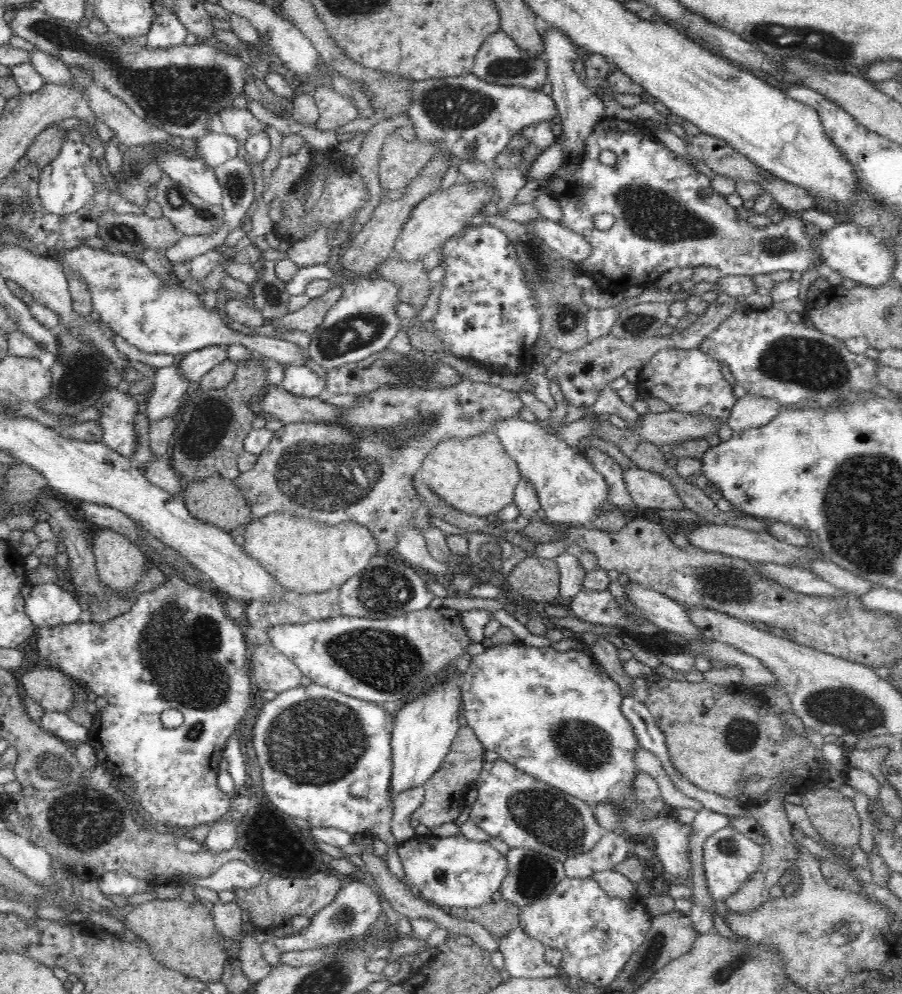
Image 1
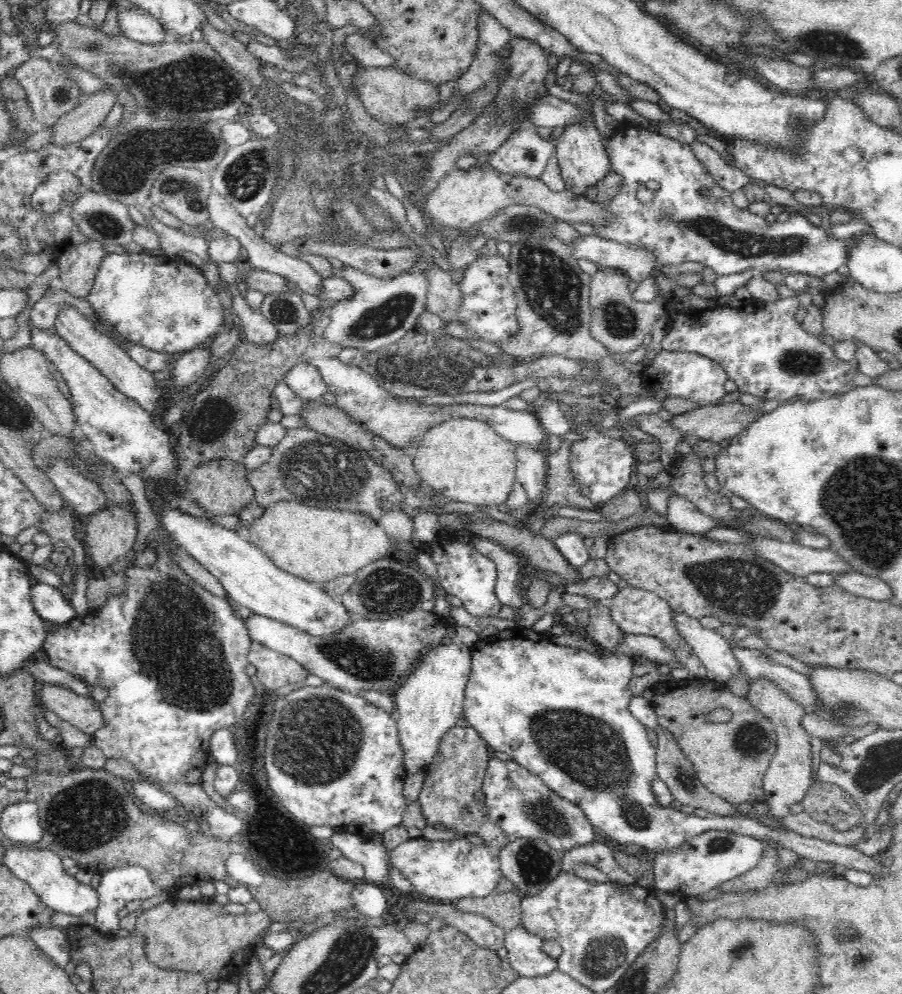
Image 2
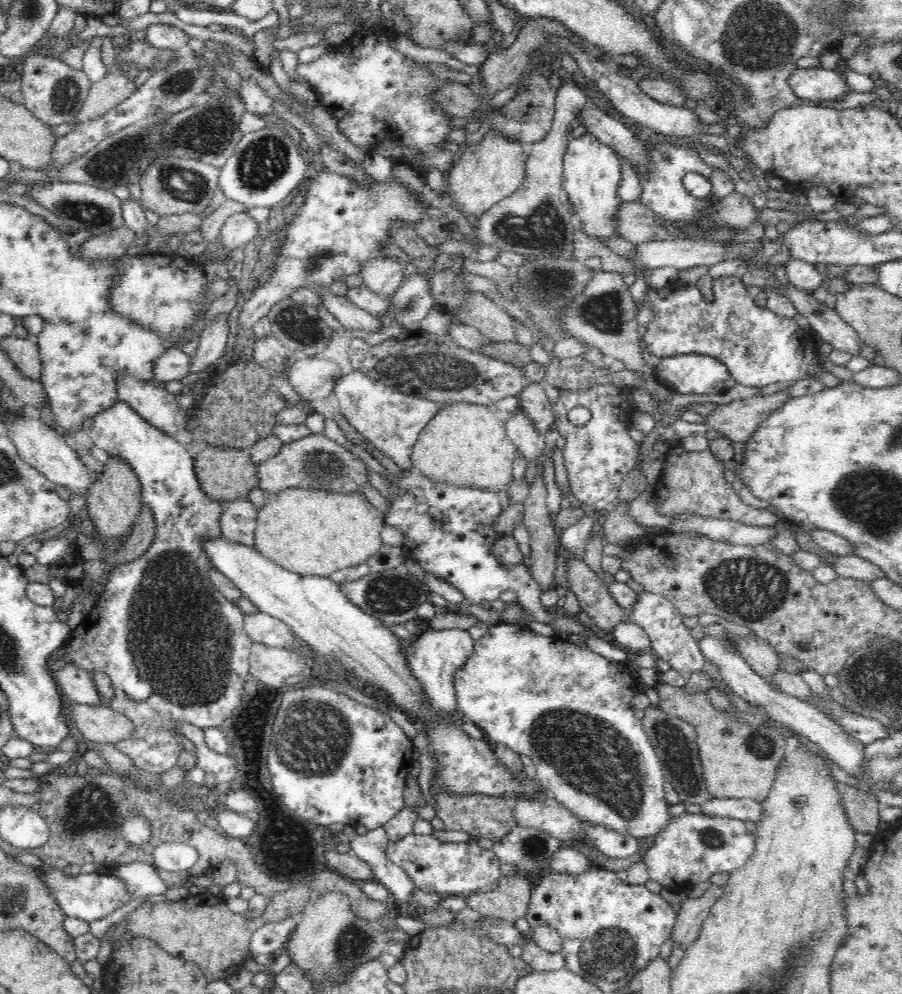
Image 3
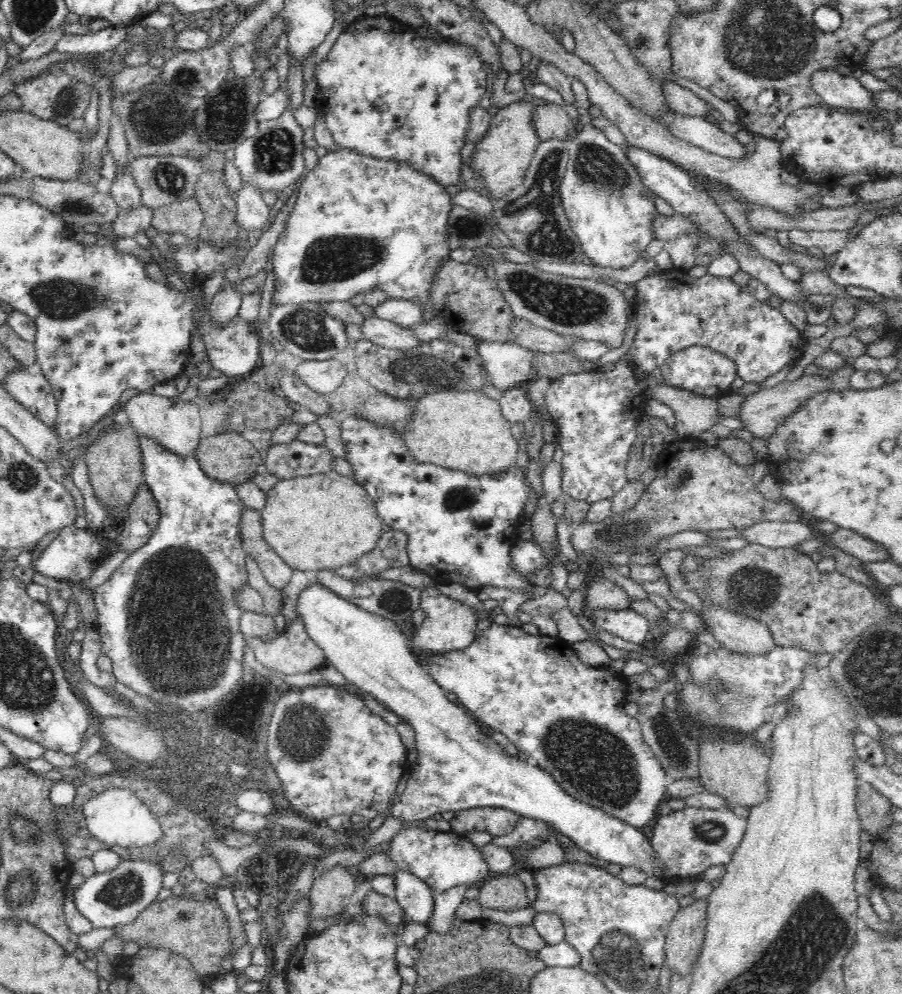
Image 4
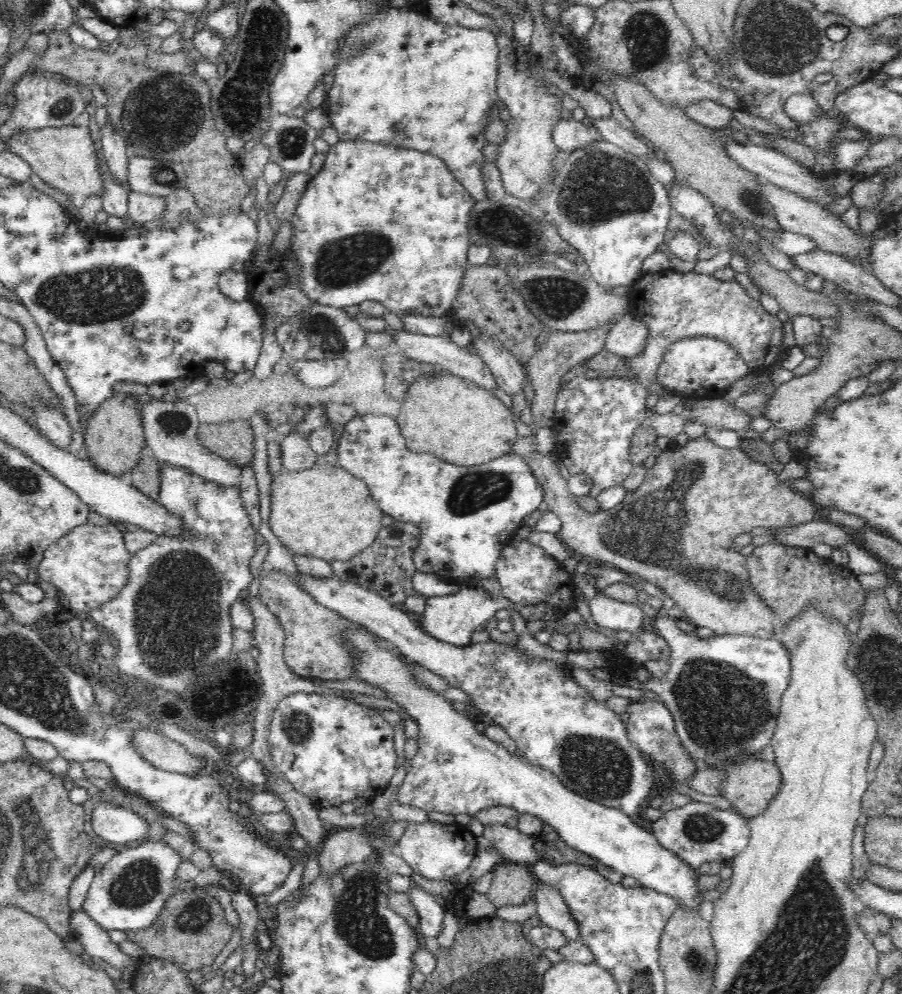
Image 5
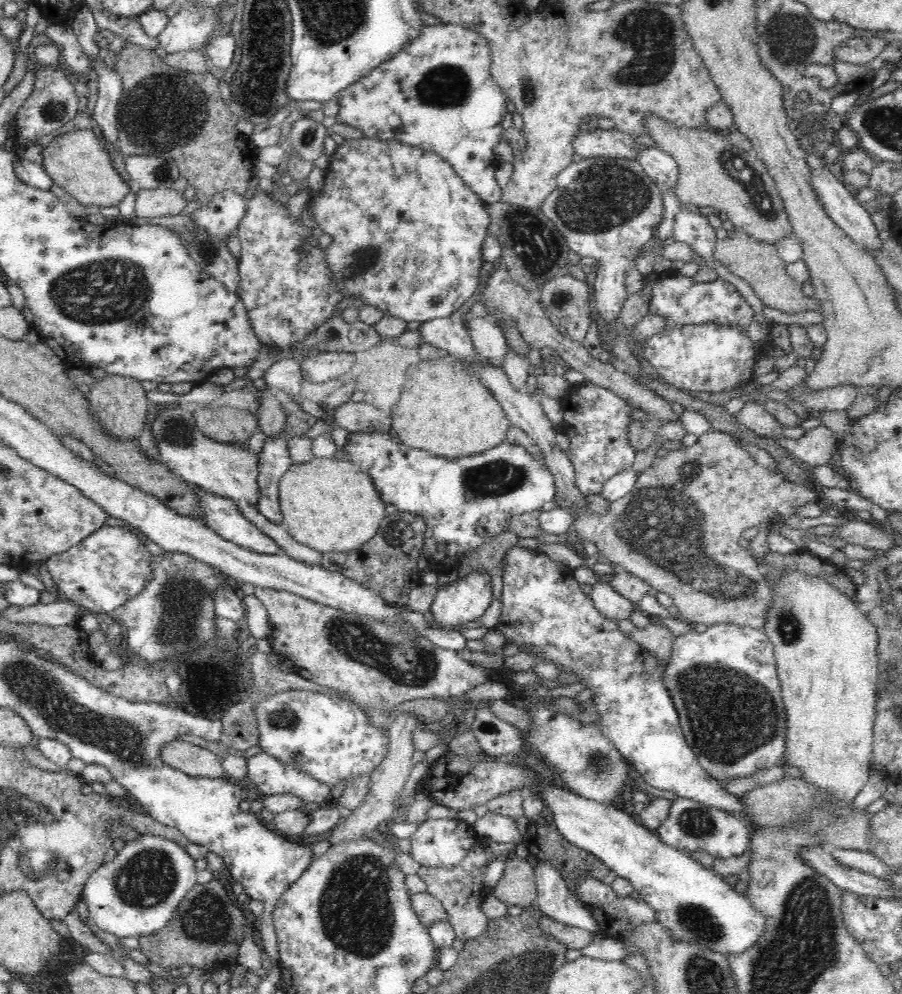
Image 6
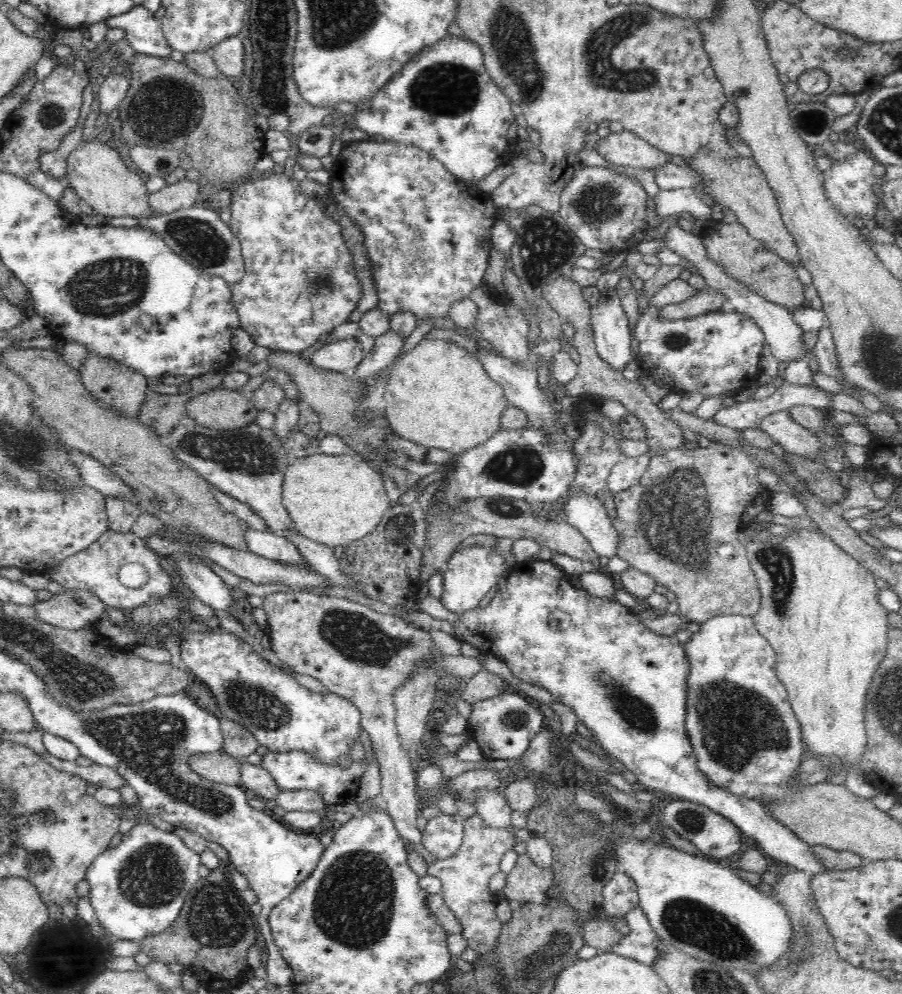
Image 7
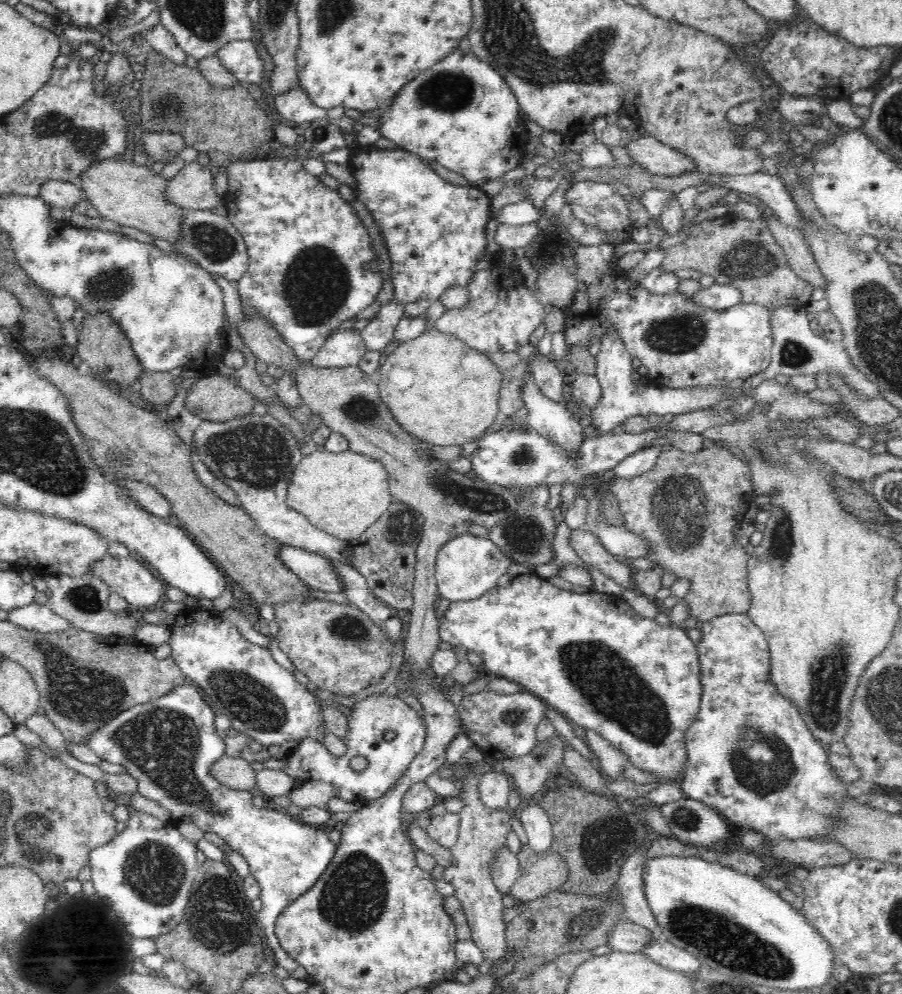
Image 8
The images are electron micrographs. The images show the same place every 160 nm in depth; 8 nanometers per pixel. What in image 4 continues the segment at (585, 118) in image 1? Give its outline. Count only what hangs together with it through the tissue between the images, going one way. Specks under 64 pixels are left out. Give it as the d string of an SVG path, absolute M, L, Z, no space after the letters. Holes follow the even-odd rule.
M583 123L582 130L565 143L569 161L560 187L561 204L572 230L595 267L626 270L654 240L651 223L658 211L650 200L642 197L644 183L628 156L604 133Z

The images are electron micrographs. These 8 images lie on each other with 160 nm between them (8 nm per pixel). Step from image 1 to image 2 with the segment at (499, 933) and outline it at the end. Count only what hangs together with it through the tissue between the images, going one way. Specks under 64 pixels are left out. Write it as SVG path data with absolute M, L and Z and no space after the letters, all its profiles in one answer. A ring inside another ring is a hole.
M512 890L492 893L482 898L459 899L453 902L456 909L486 917L506 931L521 926L521 900L524 896Z

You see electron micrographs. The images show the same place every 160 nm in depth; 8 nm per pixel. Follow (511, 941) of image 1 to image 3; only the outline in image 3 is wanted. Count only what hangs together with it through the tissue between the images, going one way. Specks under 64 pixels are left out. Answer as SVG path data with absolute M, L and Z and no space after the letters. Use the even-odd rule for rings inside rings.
M525 917L519 918L514 925L520 931L520 944L518 944L521 948L520 959L526 961L533 971L548 972L565 967L564 956L561 952L551 953L542 950L533 941L533 928Z

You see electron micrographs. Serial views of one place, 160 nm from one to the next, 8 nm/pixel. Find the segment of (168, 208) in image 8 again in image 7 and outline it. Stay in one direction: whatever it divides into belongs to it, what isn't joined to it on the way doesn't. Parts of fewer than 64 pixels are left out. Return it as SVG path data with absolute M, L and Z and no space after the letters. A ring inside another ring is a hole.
M92 140L82 143L66 158L66 182L82 198L82 202L91 206L97 214L117 222L130 216L139 220L156 218L160 212L150 203L151 189L149 181L140 176L140 172L130 170L120 158L114 145Z

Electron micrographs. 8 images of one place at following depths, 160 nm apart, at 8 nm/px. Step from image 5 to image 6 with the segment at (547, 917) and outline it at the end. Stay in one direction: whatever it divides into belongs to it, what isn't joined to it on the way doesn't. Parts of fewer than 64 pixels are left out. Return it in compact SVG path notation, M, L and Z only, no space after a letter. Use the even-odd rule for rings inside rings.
M539 862L535 868L537 896L535 907L543 915L571 927L582 927L597 933L598 925L590 911L573 896L562 874L548 864Z

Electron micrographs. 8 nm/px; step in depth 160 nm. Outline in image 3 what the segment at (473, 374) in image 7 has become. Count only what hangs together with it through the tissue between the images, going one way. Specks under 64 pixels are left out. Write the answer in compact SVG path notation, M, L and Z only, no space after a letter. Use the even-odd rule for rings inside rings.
M460 402L440 409L422 429L411 461L412 466L434 481L498 492L506 490L513 480L512 462L516 452L514 443L507 439L506 423L495 409Z

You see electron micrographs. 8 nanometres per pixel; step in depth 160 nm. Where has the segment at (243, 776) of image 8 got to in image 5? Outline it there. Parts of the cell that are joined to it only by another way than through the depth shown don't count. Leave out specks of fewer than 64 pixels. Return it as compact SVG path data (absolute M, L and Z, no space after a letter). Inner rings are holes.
M148 729L133 733L133 746L156 769L170 773L194 773L201 768L201 760L191 756L182 744L164 734Z

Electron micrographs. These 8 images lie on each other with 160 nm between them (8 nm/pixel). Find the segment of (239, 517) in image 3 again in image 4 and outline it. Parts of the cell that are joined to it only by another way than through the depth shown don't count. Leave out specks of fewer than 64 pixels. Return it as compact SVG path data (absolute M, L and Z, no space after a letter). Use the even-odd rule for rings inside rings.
M249 506L240 514L240 543L246 558L254 560L270 586L283 589L288 586L294 569L288 566L276 551L264 541L261 512Z

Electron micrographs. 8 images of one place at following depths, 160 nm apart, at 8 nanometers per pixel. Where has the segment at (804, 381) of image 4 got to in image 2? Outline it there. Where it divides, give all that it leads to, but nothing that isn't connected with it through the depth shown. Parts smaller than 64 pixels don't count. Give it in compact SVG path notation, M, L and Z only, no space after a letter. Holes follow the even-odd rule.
M722 403L692 409L684 414L673 415L668 423L674 429L680 429L682 434L692 436L703 441L719 443L721 440L731 440L740 434L756 415L750 411L750 405L735 403Z

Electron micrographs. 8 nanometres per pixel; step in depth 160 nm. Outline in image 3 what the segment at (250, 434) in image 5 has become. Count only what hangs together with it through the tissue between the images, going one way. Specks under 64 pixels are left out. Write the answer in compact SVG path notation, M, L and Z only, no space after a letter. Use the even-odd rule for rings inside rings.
M208 445L197 456L194 456L194 459L200 487L206 493L206 497L212 501L225 504L236 499L244 499L253 488L259 486L259 480L256 477L257 465L250 457L250 448L226 449L226 447Z

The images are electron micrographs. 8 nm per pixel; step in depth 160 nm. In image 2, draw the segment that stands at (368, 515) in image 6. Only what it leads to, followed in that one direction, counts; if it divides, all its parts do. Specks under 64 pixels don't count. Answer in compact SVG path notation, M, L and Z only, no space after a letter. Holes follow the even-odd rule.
M300 501L267 506L253 525L246 540L262 549L282 571L312 584L354 575L371 562L387 557L392 550L384 528L370 517L348 510L314 508Z

